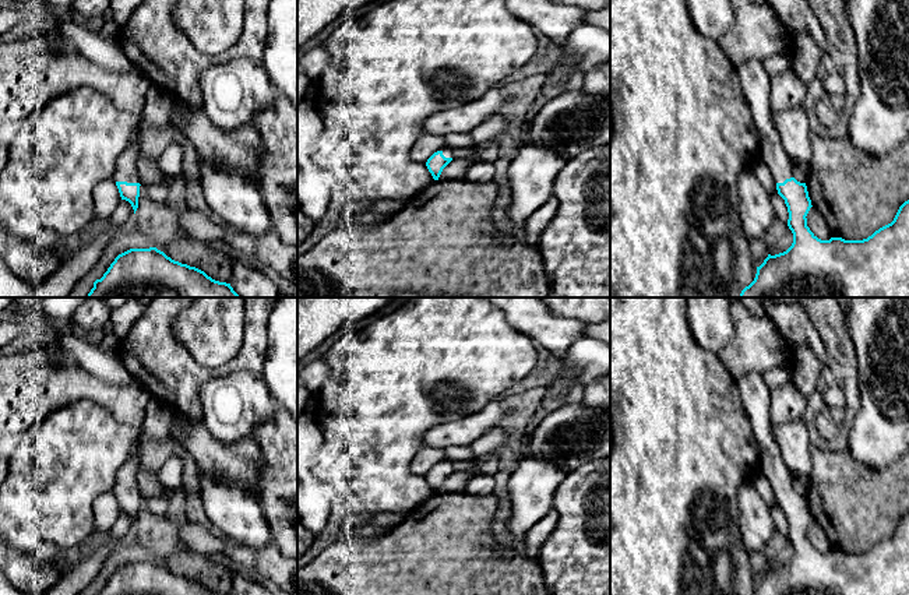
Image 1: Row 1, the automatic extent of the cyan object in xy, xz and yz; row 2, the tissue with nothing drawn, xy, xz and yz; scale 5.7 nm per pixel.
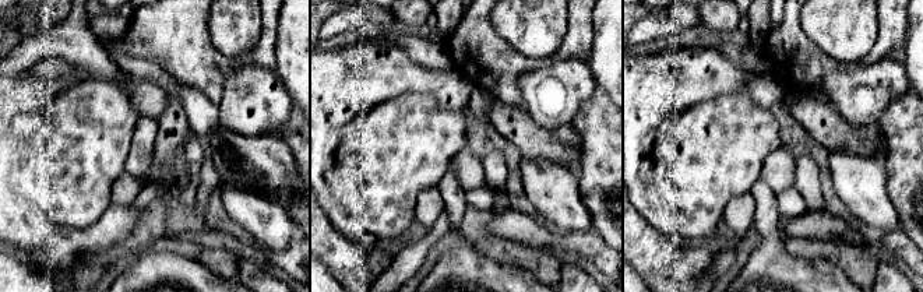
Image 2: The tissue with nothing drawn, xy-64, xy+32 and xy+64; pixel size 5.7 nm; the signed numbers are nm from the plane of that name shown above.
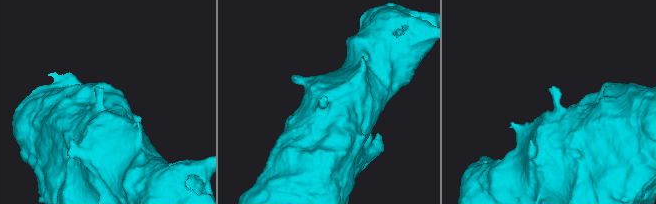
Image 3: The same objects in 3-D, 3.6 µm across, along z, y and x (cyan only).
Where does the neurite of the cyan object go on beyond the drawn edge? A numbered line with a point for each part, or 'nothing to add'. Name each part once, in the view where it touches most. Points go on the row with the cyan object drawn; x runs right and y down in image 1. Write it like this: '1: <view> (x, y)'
1: xy (126, 169)

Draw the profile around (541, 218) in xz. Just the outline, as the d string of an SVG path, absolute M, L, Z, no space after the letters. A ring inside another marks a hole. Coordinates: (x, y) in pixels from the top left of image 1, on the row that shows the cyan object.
M552 197L536 210L525 222L524 242L536 246L545 228L552 222L557 212L557 200Z

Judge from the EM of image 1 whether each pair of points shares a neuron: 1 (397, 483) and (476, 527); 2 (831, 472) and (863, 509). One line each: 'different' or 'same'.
1: different
2: same

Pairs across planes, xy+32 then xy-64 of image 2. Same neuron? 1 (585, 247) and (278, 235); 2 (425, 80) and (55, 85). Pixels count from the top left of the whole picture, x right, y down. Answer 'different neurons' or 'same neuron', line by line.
1: different neurons
2: same neuron

